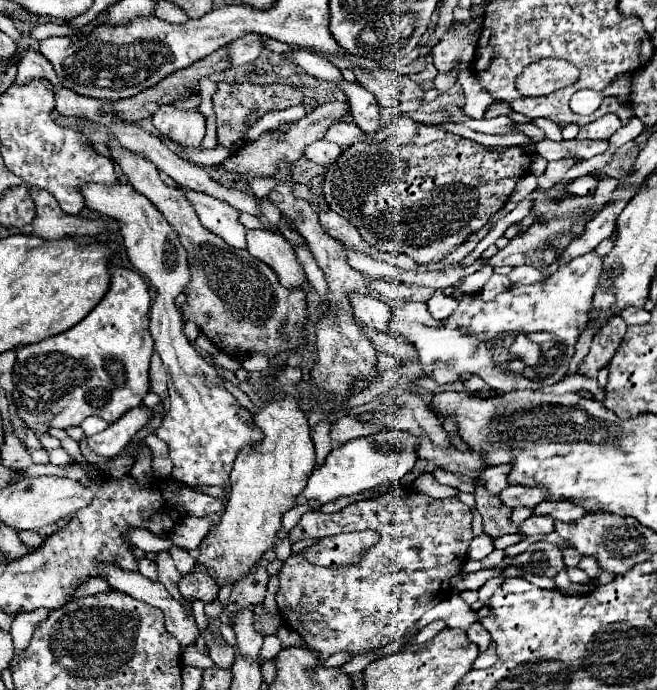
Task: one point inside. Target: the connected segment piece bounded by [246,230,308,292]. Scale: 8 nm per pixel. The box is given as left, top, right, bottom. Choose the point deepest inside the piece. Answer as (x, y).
(272, 248)

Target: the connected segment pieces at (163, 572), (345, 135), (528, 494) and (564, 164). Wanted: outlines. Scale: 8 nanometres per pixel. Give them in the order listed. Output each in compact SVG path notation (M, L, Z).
M160 552L156 564L158 564L158 576L160 576L160 582L168 588L168 592L172 592L172 596L174 596L180 604L190 604L190 602L184 600L184 598L180 596L180 592L178 592L178 580L180 580L180 574L178 574L178 570L176 570L176 566L174 566L172 556L168 556L168 552Z
M350 122L334 124L334 126L326 132L326 140L338 142L340 146L352 146L352 144L356 144L356 142L372 142L370 136L366 136L358 126L350 124Z
M508 486L500 492L500 498L510 508L514 506L528 506L534 508L534 504L544 502L544 488L524 488L524 486Z
M566 158L548 162L548 168L546 168L544 176L546 176L546 178L560 178L560 176L564 176L572 166L574 166L574 160L566 160Z

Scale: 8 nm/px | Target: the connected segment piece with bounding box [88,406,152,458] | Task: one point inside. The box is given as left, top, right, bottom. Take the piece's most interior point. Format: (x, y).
(108, 443)

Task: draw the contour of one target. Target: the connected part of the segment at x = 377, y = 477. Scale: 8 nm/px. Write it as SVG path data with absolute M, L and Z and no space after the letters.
M398 428L384 430L374 436L350 440L344 446L334 448L328 454L326 464L322 468L314 468L312 476L308 478L308 486L296 498L296 504L304 504L308 500L318 500L320 504L328 504L340 496L360 494L364 490L376 488L378 484L402 480L414 468L418 460L418 454L416 454L418 446L420 446L418 436L412 436L410 432L398 430Z

